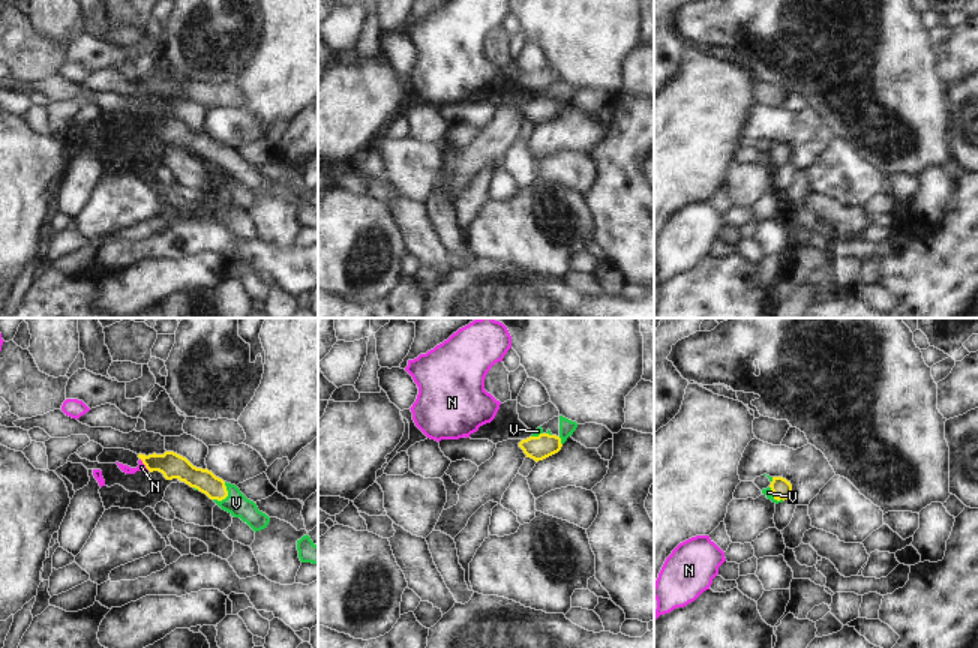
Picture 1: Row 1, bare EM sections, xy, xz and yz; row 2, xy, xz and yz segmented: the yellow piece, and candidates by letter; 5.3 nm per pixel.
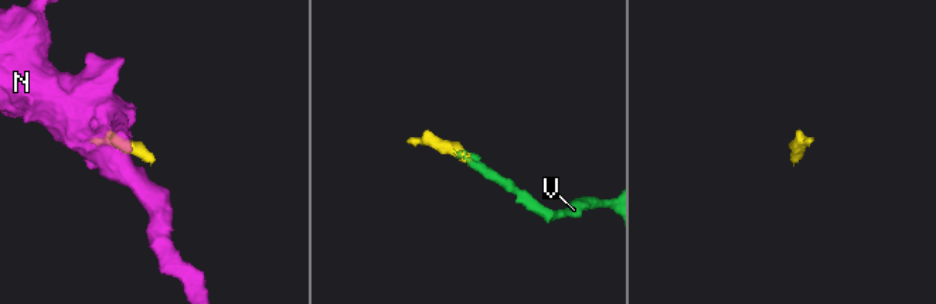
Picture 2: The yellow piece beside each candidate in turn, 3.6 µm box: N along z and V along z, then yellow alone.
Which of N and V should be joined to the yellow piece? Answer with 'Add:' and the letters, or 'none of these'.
Add: V

